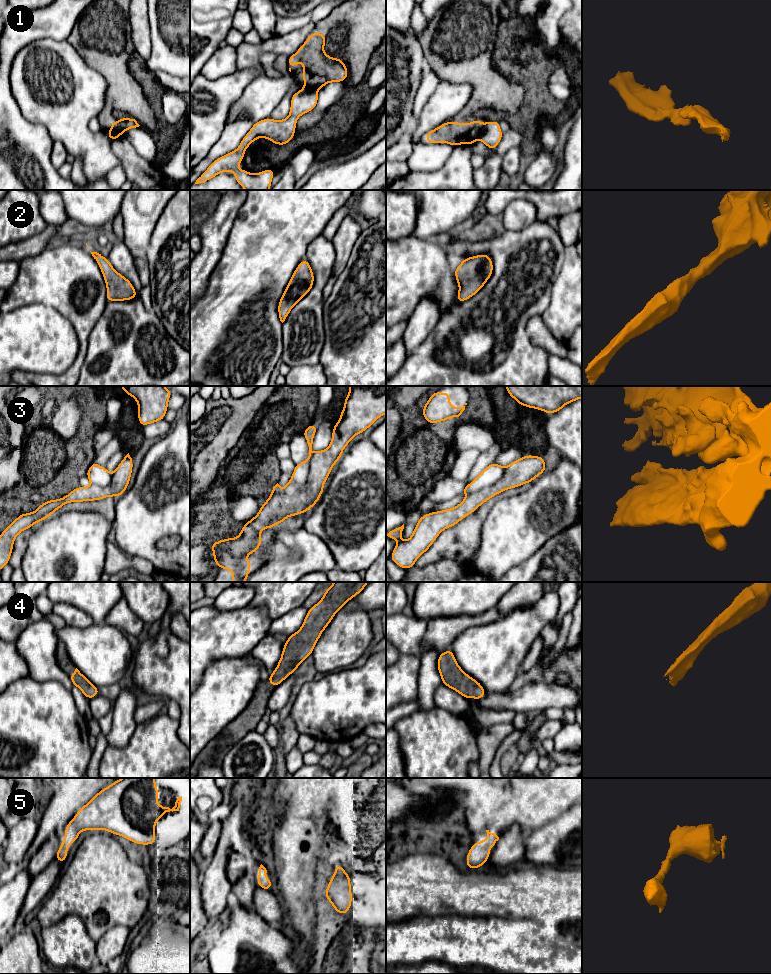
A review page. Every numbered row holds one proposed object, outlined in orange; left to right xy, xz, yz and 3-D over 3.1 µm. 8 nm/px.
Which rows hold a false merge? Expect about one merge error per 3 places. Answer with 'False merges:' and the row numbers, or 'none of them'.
False merges: 1, 3

